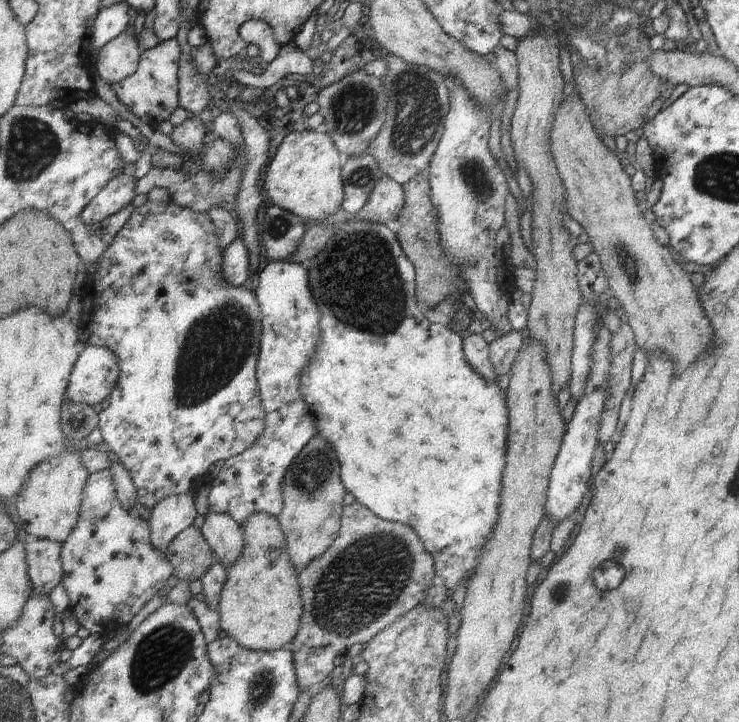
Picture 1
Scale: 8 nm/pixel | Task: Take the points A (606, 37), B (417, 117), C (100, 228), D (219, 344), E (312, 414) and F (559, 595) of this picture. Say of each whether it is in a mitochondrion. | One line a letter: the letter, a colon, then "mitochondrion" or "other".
A: mitochondrion
B: mitochondrion
C: other
D: mitochondrion
E: other
F: mitochondrion

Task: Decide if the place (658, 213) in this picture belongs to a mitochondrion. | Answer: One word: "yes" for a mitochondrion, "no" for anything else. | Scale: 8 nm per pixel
no

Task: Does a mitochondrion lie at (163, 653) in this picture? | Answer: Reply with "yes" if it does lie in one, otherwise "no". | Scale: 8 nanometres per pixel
yes

